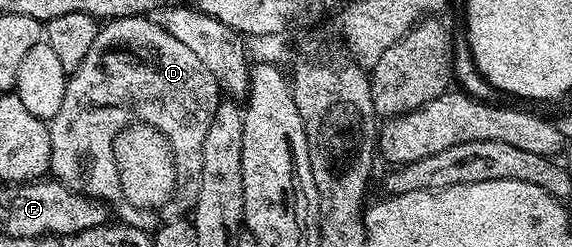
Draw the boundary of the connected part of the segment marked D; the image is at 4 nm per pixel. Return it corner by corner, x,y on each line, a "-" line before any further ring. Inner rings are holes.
152,17
114,18
106,21
98,29
95,44
91,44
91,52
87,52
83,64
78,70
72,71
71,77
66,81
63,104
57,115
48,123
49,135
51,136
51,164
49,169
52,177
76,194
86,194
89,198
98,198
100,202
109,207
116,217
118,214
121,217
118,219
126,226
136,226
138,228
156,228
160,226
163,220
176,215
178,213
177,206
181,206
185,202
184,192
177,190
177,153
181,150
181,146
177,141
181,138
181,130
193,125
197,132
204,132
209,127
211,102
208,102
205,98
214,97
213,99
216,99
218,97
216,94
219,94
217,81
213,73
203,64
203,60
199,60
199,56
195,56
195,52
191,52
191,48
187,48
187,44
179,44
179,40
175,40
175,36
171,36
171,32
164,30
158,22
153,21
-
137,149
146,150
153,158
149,158
144,162
143,159
137,158

